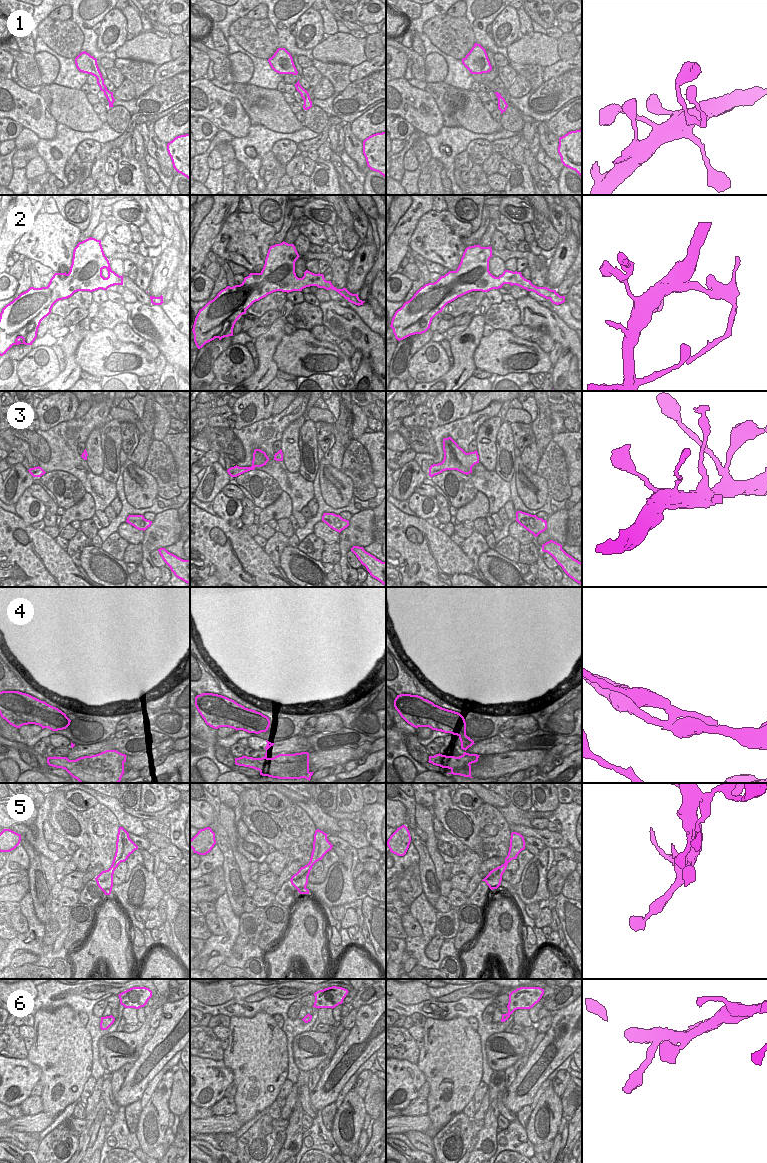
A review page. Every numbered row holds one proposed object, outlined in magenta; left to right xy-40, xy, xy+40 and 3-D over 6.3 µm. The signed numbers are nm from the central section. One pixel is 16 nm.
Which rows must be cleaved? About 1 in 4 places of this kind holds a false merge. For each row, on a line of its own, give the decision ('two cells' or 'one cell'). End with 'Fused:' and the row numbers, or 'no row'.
1: one cell
2: two cells
3: one cell
4: one cell
5: one cell
6: one cell
Fused: 2

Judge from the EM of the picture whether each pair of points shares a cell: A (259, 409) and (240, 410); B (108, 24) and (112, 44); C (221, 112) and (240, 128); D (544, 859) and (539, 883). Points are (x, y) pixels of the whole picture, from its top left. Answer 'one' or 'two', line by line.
A: one
B: one
C: one
D: one

